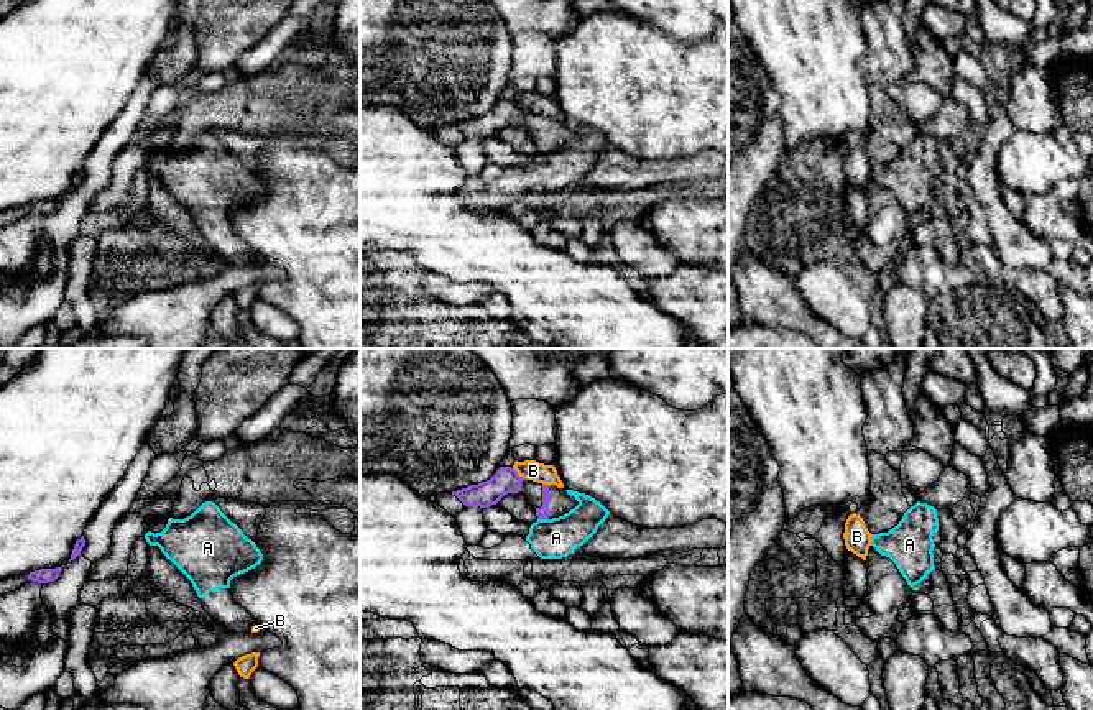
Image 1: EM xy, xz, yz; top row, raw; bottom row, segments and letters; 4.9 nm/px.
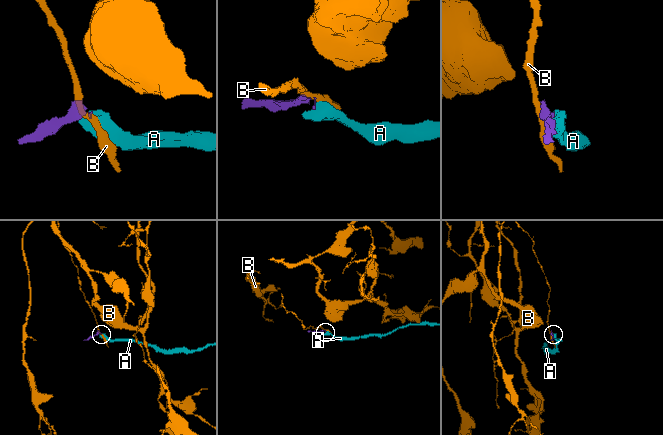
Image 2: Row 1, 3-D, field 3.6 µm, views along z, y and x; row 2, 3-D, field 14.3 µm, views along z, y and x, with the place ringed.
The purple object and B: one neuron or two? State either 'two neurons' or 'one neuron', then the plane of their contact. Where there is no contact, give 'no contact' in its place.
two neurons; contact in xz

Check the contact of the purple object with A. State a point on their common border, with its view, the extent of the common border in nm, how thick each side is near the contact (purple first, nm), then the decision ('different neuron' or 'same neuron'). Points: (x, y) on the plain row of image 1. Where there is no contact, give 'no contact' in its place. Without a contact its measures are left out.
meets purple in xz at (543, 150); contact 60 nm long; 60 nm thick on the purple side, 200 nm on the other; different neuron

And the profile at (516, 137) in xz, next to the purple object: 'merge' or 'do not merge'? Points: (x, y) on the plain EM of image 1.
do not merge

